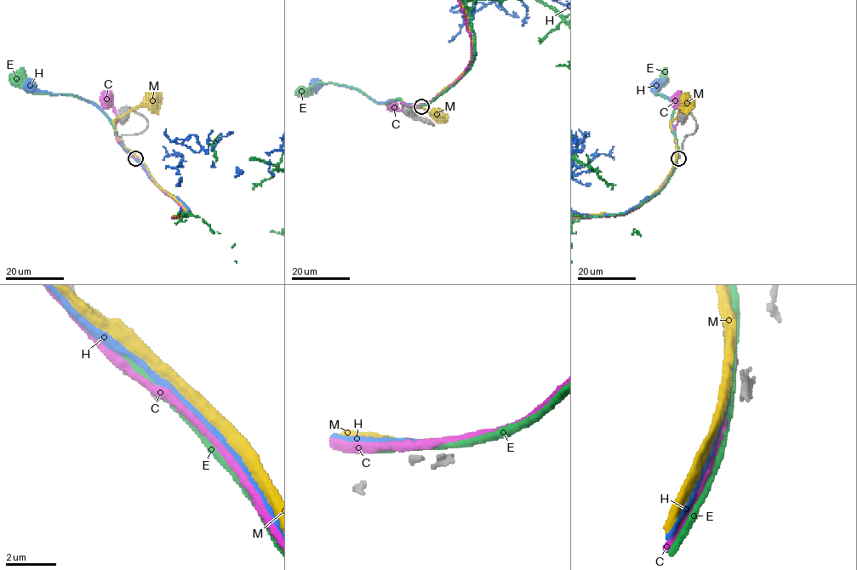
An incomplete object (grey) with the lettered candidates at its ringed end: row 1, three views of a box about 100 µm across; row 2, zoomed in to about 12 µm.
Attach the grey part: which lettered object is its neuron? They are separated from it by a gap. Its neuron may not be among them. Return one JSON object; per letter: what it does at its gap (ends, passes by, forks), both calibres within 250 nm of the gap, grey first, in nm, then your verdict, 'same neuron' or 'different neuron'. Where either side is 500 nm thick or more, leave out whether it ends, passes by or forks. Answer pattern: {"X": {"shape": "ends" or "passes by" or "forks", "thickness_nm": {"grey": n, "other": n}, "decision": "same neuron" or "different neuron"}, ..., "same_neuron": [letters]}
{"C": {"shape": "passes by", "thickness_nm": {"grey": 400, "other": 260}, "decision": "different neuron"}, "E": {"shape": "passes by", "thickness_nm": {"grey": 400, "other": 300}, "decision": "different neuron"}, "H": {"shape": "passes by", "thickness_nm": {"grey": 400, "other": 280}, "decision": "different neuron"}, "M": {"shape": "passes by", "thickness_nm": {"grey": 400, "other": 400}, "decision": "different neuron"}, "same_neuron": []}

